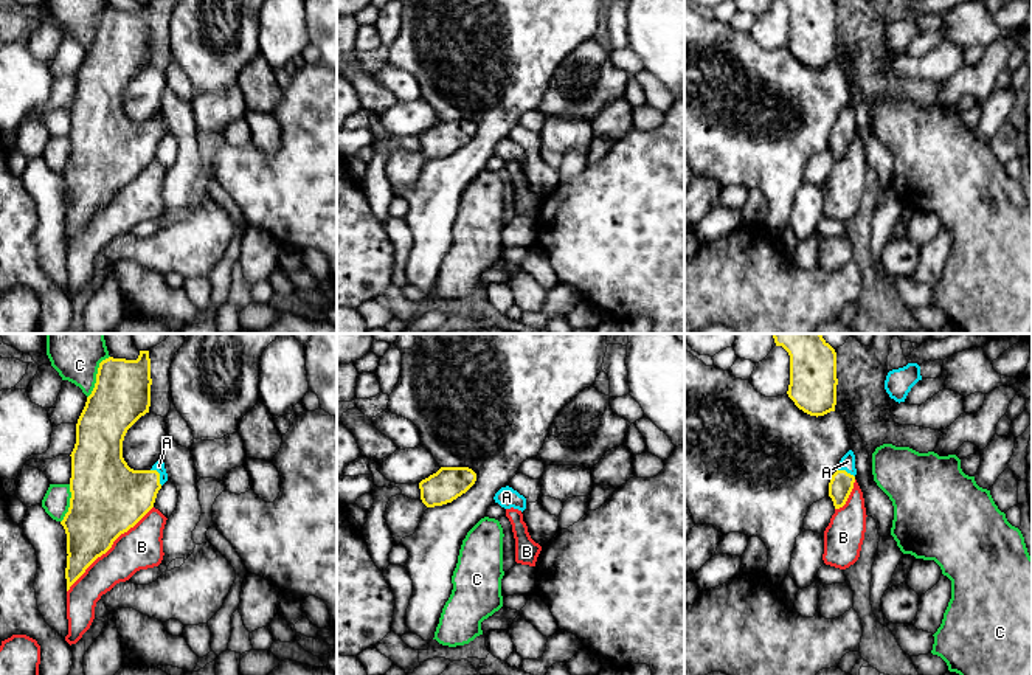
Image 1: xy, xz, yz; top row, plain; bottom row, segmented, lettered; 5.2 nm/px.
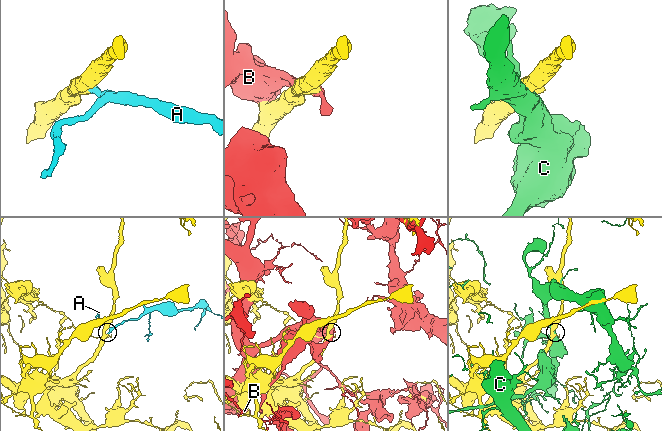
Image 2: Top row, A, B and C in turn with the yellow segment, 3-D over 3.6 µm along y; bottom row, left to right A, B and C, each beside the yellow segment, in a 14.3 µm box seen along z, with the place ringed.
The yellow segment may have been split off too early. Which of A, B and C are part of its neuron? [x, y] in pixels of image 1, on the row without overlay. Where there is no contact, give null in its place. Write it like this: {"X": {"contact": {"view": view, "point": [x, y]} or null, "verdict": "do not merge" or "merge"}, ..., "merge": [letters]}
{"A": {"contact": {"view": "xy", "point": [159, 128]}, "verdict": "merge"}, "B": {"contact": {"view": "xy", "point": [109, 200]}, "verdict": "do not merge"}, "C": {"contact": {"view": "xy", "point": [96, 28]}, "verdict": "do not merge"}, "merge": ["A"]}

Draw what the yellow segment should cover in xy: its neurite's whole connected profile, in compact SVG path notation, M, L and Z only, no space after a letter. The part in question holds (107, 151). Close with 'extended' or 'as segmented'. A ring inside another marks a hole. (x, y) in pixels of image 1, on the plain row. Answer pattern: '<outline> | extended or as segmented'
M140 3L137 12L109 9L99 16L95 40L76 76L76 96L70 107L71 151L68 164L61 174L67 186L67 244L121 186L154 160L158 143L168 133L161 110L151 123L133 123L123 110L127 82L149 65L151 37L149 3Z | extended

